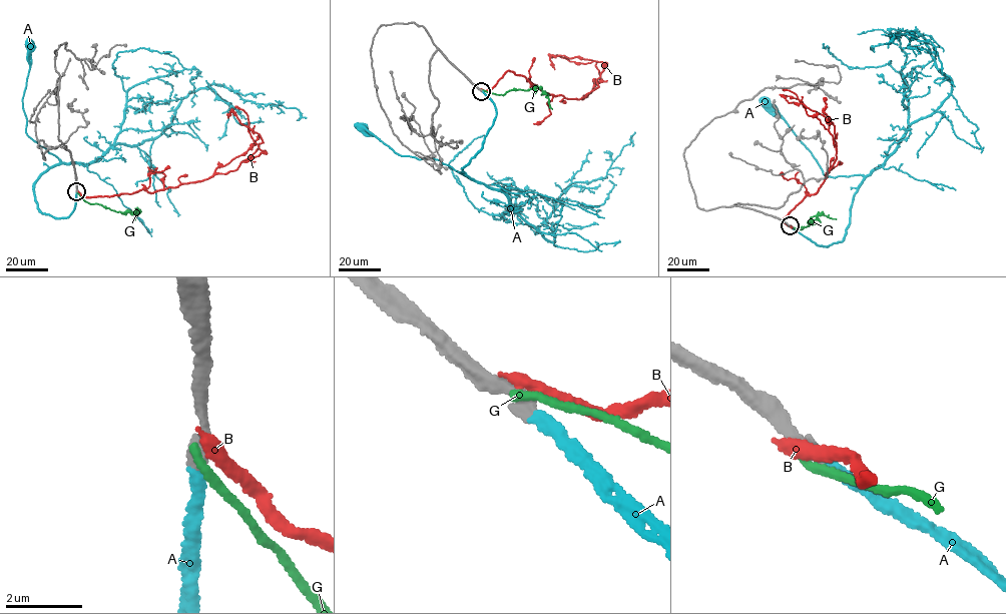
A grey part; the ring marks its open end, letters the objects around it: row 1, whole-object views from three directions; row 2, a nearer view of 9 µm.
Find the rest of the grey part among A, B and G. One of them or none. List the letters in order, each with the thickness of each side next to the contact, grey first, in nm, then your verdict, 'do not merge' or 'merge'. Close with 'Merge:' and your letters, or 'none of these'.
A: 340 nm thick on the grey side, 320 nm on the other; merge
B: 420 nm thick on the grey side, 400 nm on the other; do not merge
G: 380 nm thick on the grey side, 240 nm on the other; do not merge
Merge: A

